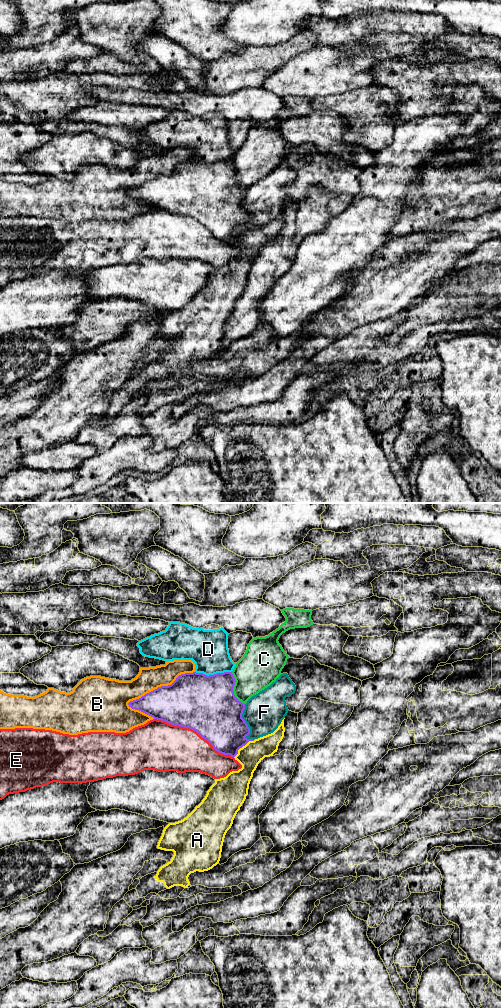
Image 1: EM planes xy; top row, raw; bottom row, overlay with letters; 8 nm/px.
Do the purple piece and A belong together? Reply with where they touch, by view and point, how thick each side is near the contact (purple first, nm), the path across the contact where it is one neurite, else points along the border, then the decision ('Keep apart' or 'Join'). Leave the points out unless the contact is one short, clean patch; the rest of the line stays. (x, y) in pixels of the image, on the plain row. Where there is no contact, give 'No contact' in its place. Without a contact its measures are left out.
Touches purple at xy (243, 233). Thickness 360 nm (purple) against 190 nm. Boundary: xy (255, 227), (249, 228), (243, 233), (234, 245). Keep apart

